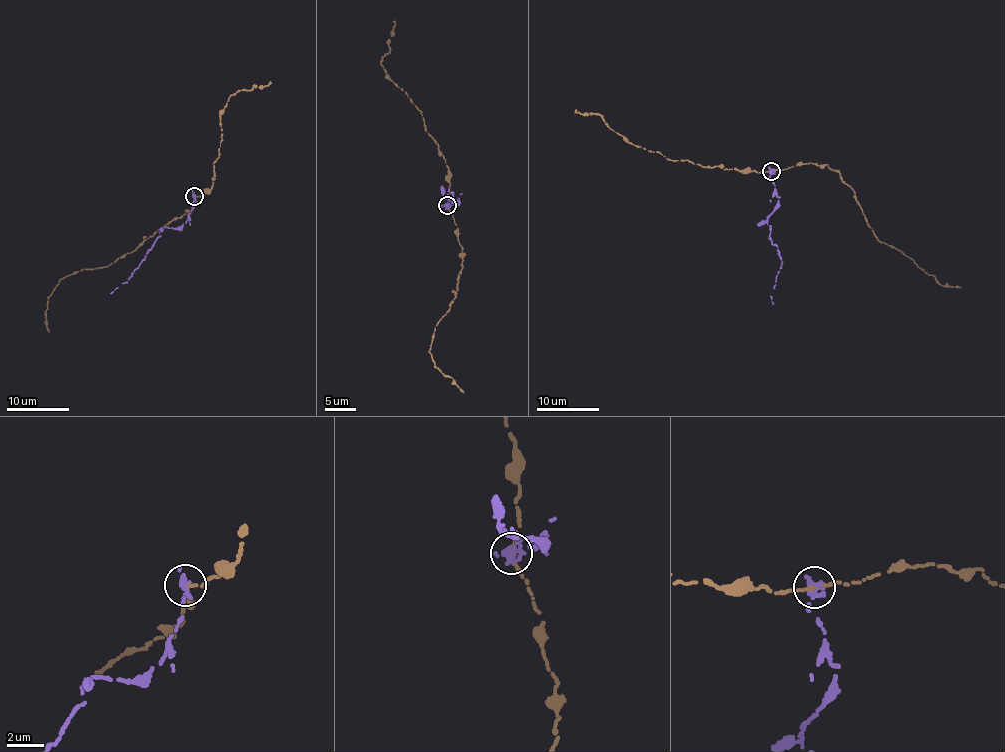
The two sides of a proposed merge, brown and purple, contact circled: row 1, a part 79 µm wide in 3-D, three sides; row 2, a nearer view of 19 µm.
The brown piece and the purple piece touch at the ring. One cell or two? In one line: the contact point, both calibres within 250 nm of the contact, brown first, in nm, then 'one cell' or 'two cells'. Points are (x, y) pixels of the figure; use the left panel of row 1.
place (194, 196); calibres 280 and 480 nm; two cells

